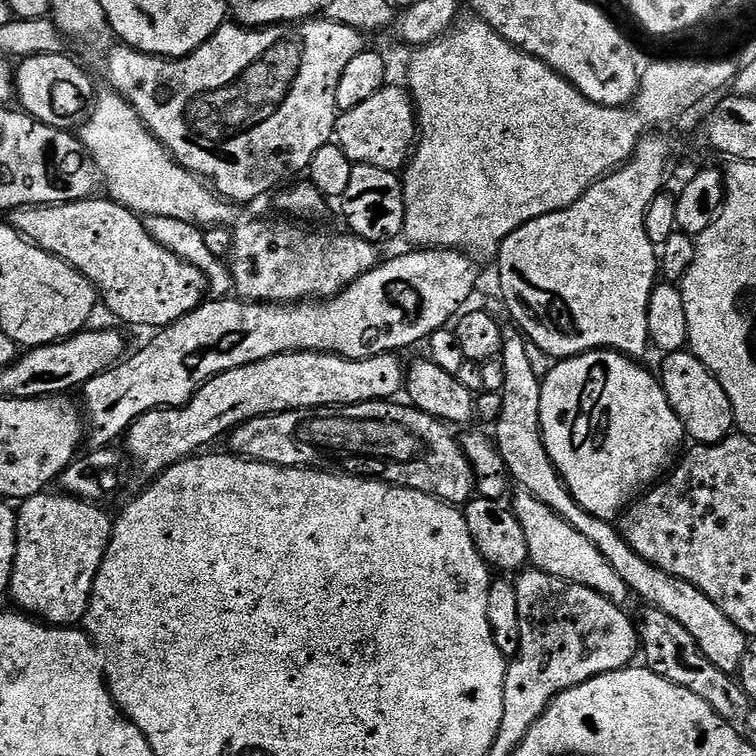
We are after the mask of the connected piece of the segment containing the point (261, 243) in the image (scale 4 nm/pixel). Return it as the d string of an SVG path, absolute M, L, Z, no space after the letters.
M278 219L252 220L235 229L231 276L235 291L249 302L290 304L309 298L331 298L378 263L377 245L360 236L343 231L333 236L328 232L307 232L299 228L299 223Z

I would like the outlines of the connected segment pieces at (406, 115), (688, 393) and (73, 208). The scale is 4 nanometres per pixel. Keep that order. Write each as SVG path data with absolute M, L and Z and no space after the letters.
M385 86L374 98L366 98L354 110L337 115L334 140L353 164L369 164L378 166L378 170L399 173L411 160L418 143L418 113L411 95L400 88Z
M690 350L669 352L663 360L658 379L685 433L691 439L693 436L696 444L717 444L719 440L724 440L734 428L732 403L730 398L726 398L726 390L722 390L715 374Z
M111 198L100 199L16 208L10 214L10 223L43 252L73 264L96 287L103 307L105 304L128 324L159 330L205 303L209 290L202 270L164 249L147 232L145 221L137 213Z

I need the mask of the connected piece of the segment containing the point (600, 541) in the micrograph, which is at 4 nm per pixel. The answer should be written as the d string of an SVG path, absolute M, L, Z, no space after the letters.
M515 326L504 328L504 345L498 359L505 371L505 386L502 391L502 414L498 414L494 425L494 439L498 454L502 454L502 462L506 462L506 470L509 477L514 481L515 487L519 491L538 498L538 502L542 502L542 506L550 506L550 510L554 510L554 514L558 514L558 518L570 522L570 526L574 526L574 530L578 530L578 534L582 534L582 538L586 538L586 542L593 544L602 554L602 558L606 558L606 562L610 562L610 566L614 566L615 572L622 577L622 582L626 582L629 593L633 597L641 596L647 607L662 610L666 614L670 614L670 618L674 618L674 622L686 626L687 632L698 642L702 654L706 654L706 658L710 658L710 662L714 662L714 666L718 666L718 670L729 674L739 673L748 653L750 643L748 633L743 632L738 626L734 626L734 622L730 618L726 618L726 614L722 614L722 610L718 610L718 606L714 606L714 602L710 602L710 598L706 598L706 594L702 594L702 590L698 590L698 586L694 586L682 578L674 578L674 574L666 574L662 570L658 570L658 566L646 562L646 558L642 558L642 554L635 552L624 541L624 535L613 521L594 518L594 514L582 510L582 506L578 506L578 502L570 494L570 490L564 484L563 478L558 474L554 462L546 450L546 442L542 434L542 422L540 421L542 414L542 390L540 389L542 376L539 371L536 373L536 364L532 361L528 348L530 349L529 341L519 328Z

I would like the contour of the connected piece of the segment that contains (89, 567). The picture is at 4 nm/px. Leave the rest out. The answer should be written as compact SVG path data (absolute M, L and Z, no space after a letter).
M45 490L39 492L36 496L31 496L29 500L23 501L19 505L16 513L16 557L14 558L14 566L12 567L12 577L8 583L8 592L17 609L21 613L31 614L33 617L39 618L45 624L51 624L53 626L59 626L61 628L71 628L79 625L83 621L86 610L88 609L88 603L92 597L92 587L94 586L94 578L98 574L98 570L102 566L104 561L104 555L108 549L108 543L112 537L112 526L114 523L113 517L107 516L103 512L101 505L96 502L89 502L86 500L75 500L73 496L66 496L63 494L57 494L55 491Z

